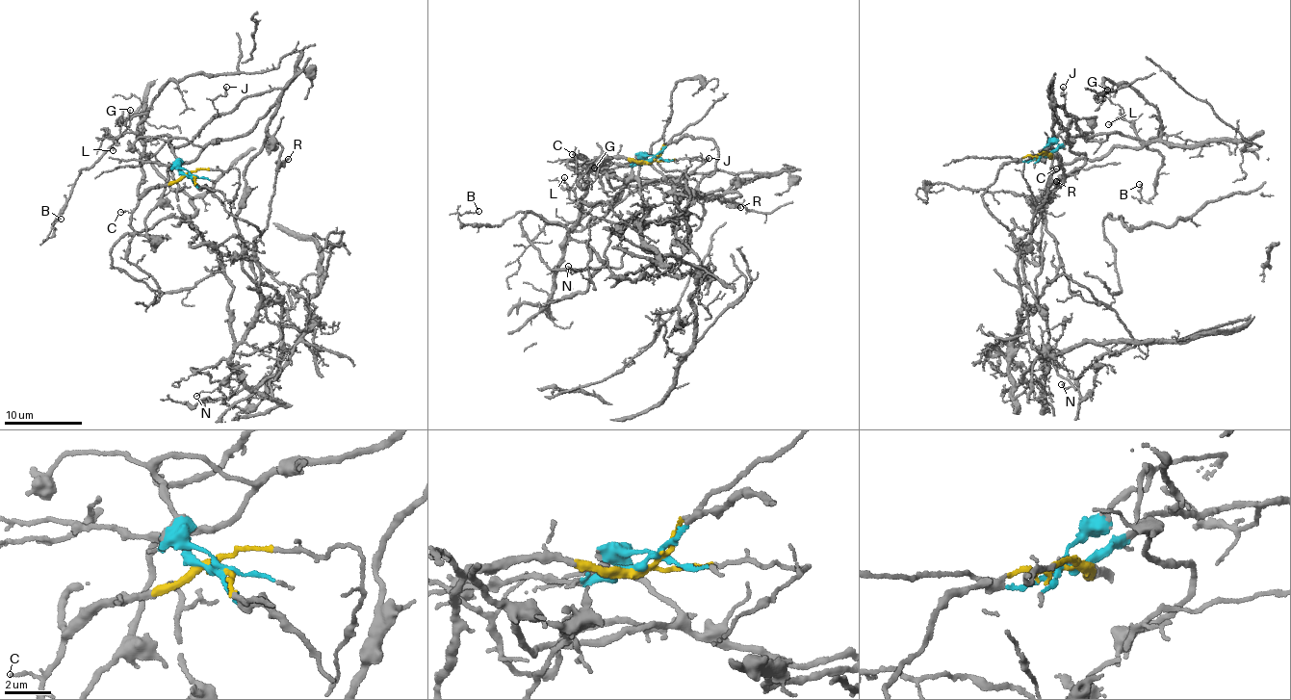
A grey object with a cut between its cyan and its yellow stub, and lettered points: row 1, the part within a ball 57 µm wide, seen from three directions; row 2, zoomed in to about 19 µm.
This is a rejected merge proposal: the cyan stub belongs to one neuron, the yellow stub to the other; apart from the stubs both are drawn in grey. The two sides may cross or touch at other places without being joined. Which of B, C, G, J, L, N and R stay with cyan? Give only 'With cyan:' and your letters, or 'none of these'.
With cyan: N, R

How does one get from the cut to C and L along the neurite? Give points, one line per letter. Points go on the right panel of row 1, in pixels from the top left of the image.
C: (1045, 154), (1050, 153), (1051, 158), (1054, 155), (1060, 167), (1054, 171), (1056, 168)
L: (1045, 154), (1056, 154), (1065, 164), (1098, 161), (1119, 146), (1140, 145), (1134, 123), (1118, 116), (1108, 124)

